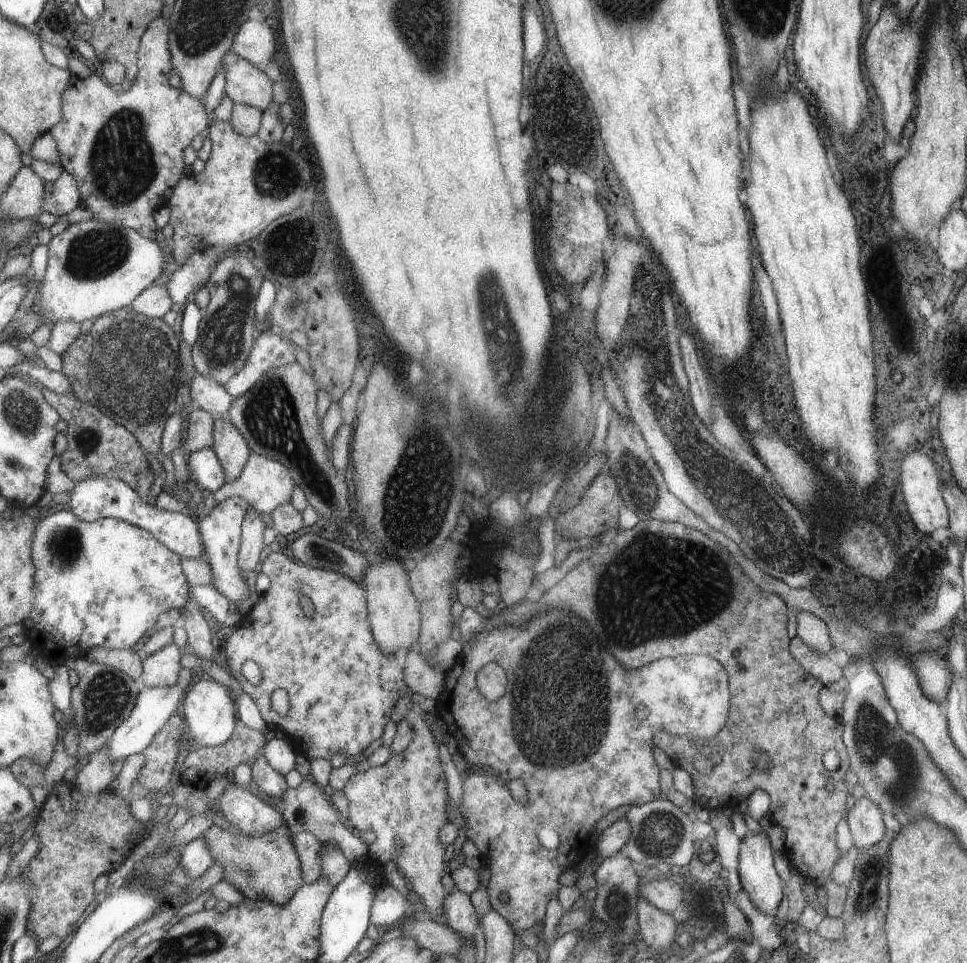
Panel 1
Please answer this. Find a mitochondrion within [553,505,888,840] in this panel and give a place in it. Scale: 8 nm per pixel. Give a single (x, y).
(688, 581)

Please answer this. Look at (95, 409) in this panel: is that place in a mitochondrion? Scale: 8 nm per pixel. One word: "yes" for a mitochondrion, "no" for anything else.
yes

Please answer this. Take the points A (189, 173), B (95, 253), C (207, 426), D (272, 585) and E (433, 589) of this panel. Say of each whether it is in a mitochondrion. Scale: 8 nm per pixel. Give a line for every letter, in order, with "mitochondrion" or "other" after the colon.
A: other
B: mitochondrion
C: other
D: other
E: other

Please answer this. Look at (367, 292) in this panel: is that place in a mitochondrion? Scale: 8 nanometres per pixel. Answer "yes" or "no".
yes

